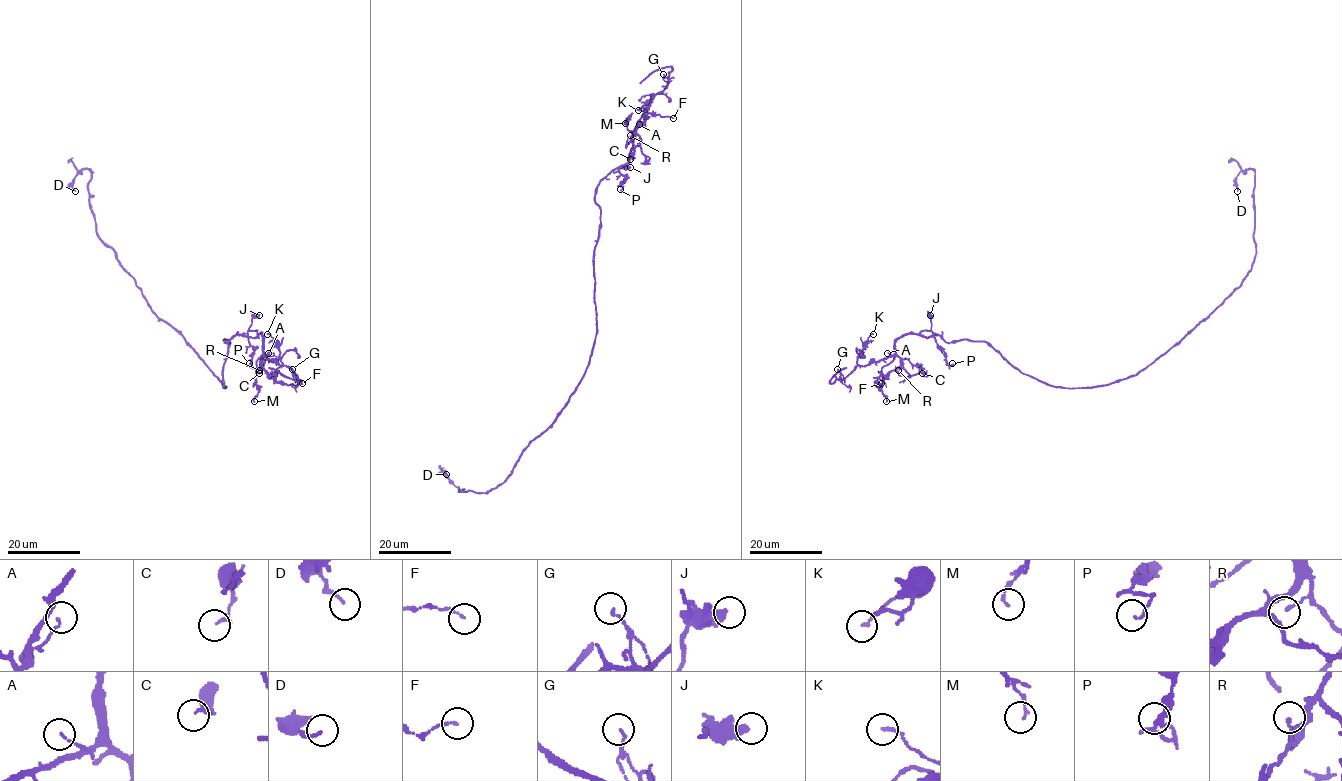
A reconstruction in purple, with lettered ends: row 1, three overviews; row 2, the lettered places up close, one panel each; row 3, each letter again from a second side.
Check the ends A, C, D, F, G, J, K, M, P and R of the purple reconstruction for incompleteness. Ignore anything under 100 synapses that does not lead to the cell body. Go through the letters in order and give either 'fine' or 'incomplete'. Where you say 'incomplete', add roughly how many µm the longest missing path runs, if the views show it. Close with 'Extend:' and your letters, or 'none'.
A: fine
C: fine
D: fine
F: fine
G: fine
J: fine
K: fine
M: fine
P: fine
R: fine
Extend: none

